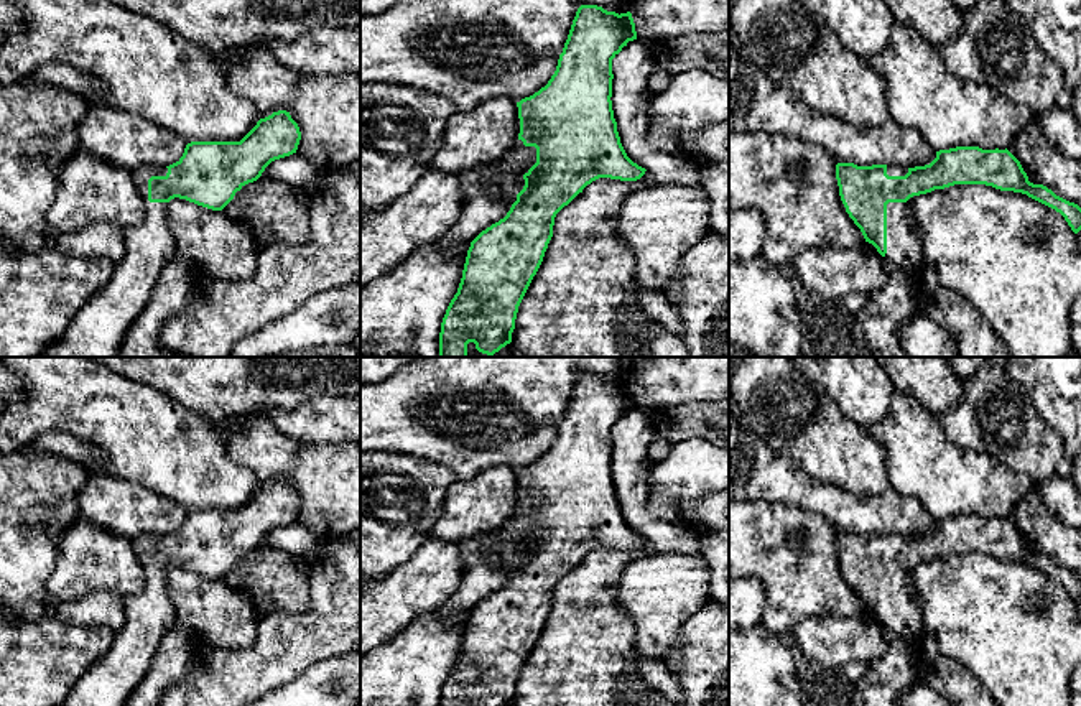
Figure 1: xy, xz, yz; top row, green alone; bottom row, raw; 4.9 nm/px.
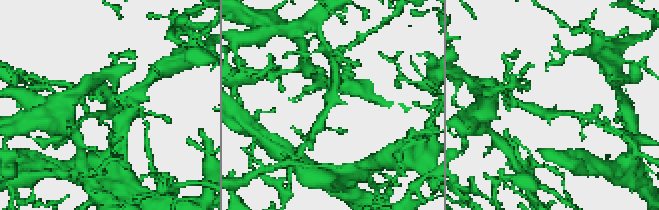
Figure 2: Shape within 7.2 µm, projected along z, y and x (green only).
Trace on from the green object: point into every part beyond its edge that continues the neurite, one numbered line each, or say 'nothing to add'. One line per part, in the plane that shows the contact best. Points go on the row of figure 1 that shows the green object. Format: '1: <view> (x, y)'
1: yz (904, 247)

